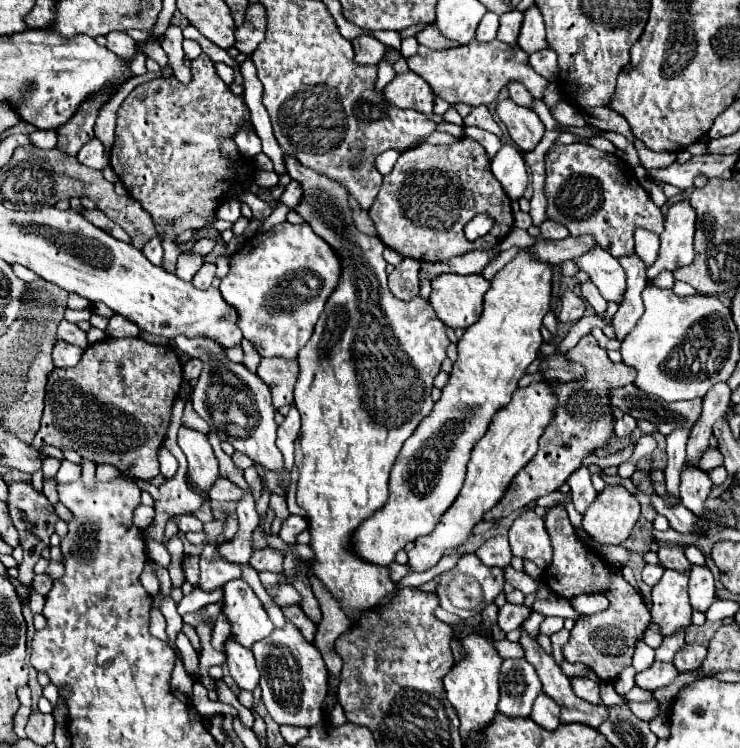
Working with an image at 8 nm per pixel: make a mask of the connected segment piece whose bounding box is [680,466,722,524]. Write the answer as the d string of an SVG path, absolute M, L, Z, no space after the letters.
M682 468L682 478L680 478L680 502L694 512L694 516L714 522L714 524L722 524L720 516L710 510L704 502L712 489L713 484L706 471L698 470L698 468Z

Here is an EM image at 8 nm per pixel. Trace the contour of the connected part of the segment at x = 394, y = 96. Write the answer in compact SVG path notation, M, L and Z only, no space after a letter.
M414 72L398 74L384 88L384 96L390 104L394 104L398 108L414 108L424 114L432 114L432 106L434 106L434 98L436 98L432 88L428 86L428 82L422 80Z

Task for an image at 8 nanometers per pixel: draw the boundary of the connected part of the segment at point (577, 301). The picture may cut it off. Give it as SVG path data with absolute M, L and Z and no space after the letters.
M566 292L562 296L562 310L556 316L556 320L558 322L574 322L574 320L580 320L582 314L584 314L584 310L586 310L584 300L582 298L576 298L576 294L572 294L572 292Z

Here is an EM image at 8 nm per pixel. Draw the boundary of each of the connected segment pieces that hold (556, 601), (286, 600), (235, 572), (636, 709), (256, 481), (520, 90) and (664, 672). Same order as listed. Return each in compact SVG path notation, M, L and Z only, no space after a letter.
M550 596L548 600L540 600L540 598L536 598L536 602L534 602L532 608L538 610L538 612L542 612L544 616L554 614L554 616L560 616L560 618L572 618L572 620L576 620L576 618L580 616L580 614L576 614L576 612L572 610L570 602L568 602L566 598L560 598L560 596Z
M286 584L286 586L268 586L266 592L274 600L274 604L278 604L280 608L302 602L302 596L298 594L298 590L292 584Z
M206 544L200 554L200 588L210 592L234 578L242 578L242 568L222 560L216 552L216 544Z
M650 700L650 702L628 702L628 706L640 720L646 720L646 722L650 722L652 718L656 718L660 714L660 706L654 700Z
M250 466L250 468L246 468L246 470L244 470L244 478L246 478L246 482L252 486L252 490L254 490L254 496L256 496L256 498L260 498L262 484L260 484L260 476L258 476L258 470L256 470L256 466Z
M510 82L510 84L508 84L508 90L510 90L510 98L512 98L518 106L532 108L534 96L530 96L530 92L524 88L524 84L520 84L520 82Z
M655 661L648 670L636 674L636 686L642 690L658 690L668 686L678 674L671 662Z

